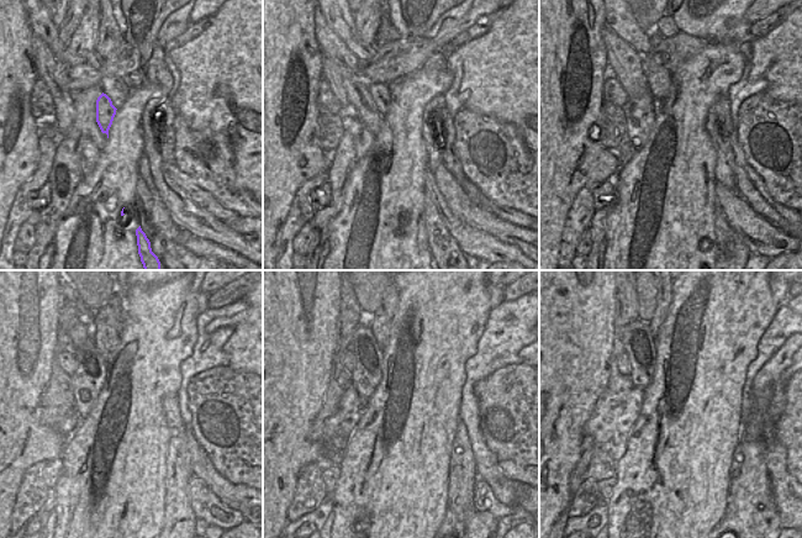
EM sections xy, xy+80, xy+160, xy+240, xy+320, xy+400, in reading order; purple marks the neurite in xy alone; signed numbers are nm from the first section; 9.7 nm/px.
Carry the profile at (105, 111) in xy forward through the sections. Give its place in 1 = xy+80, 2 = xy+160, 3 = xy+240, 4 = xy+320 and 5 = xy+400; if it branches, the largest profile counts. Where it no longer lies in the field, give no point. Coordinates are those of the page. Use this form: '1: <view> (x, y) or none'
1: xy+80 (380, 91)
2: xy+160 (659, 80)
3: xy+240 (107, 348)
4: xy+320 (390, 301)
5: xy+400 (664, 297)

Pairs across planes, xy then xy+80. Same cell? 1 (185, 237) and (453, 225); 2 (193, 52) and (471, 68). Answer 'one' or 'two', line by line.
1: one
2: one

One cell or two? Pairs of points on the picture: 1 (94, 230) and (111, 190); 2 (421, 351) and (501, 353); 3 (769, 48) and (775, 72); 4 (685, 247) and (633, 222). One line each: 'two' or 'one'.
1: one
2: two
3: one
4: one

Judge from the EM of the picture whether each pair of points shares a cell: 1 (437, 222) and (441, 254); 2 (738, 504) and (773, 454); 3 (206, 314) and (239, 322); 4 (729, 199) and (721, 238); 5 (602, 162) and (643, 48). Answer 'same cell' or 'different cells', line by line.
1: same cell
2: different cells
3: different cells
4: different cells
5: different cells

